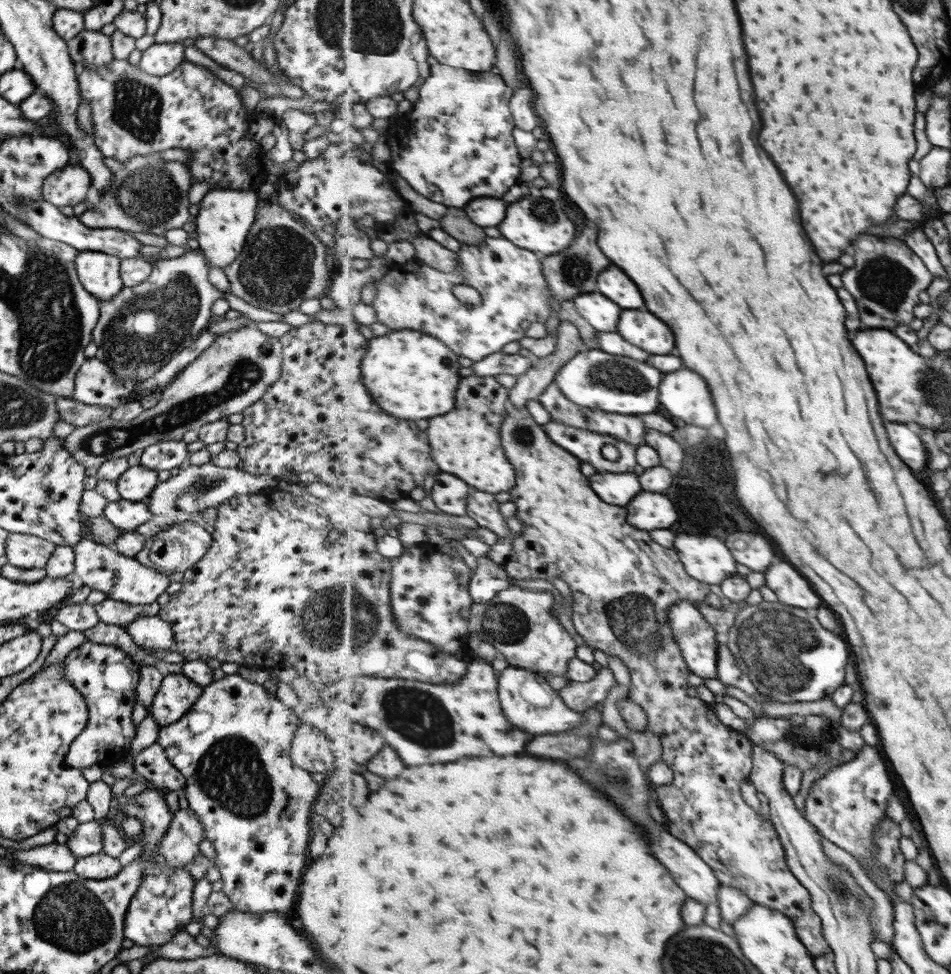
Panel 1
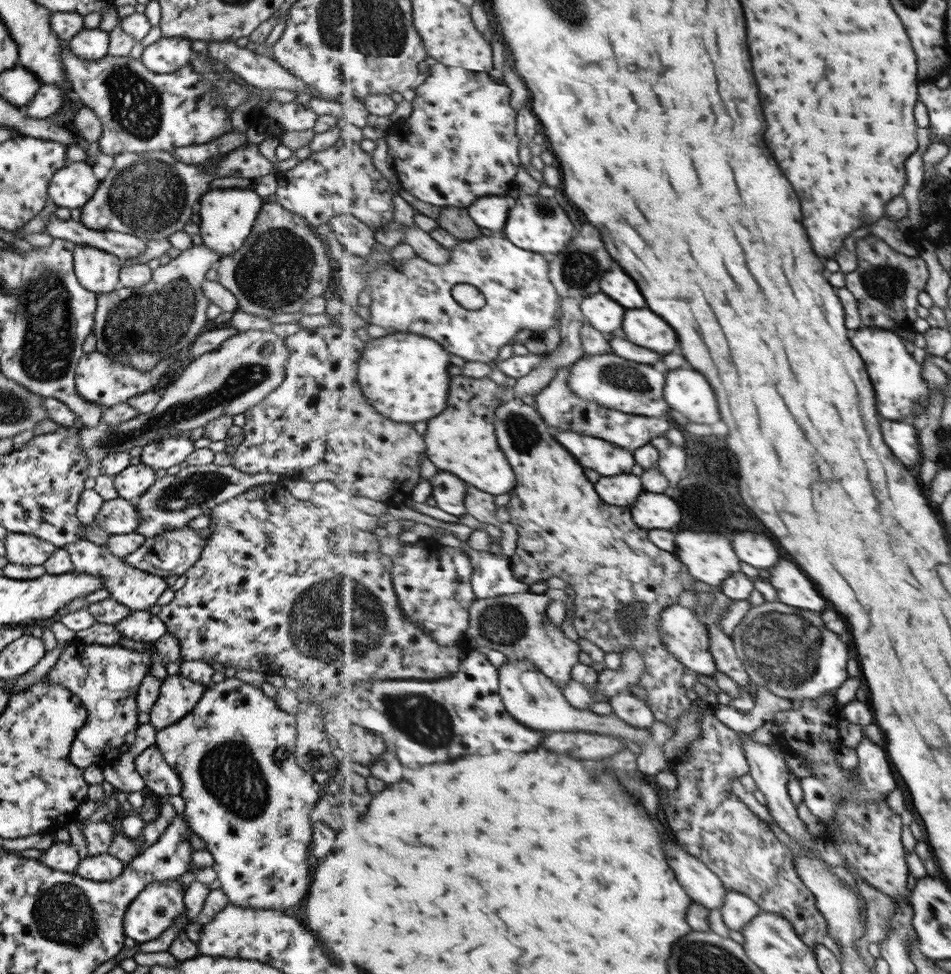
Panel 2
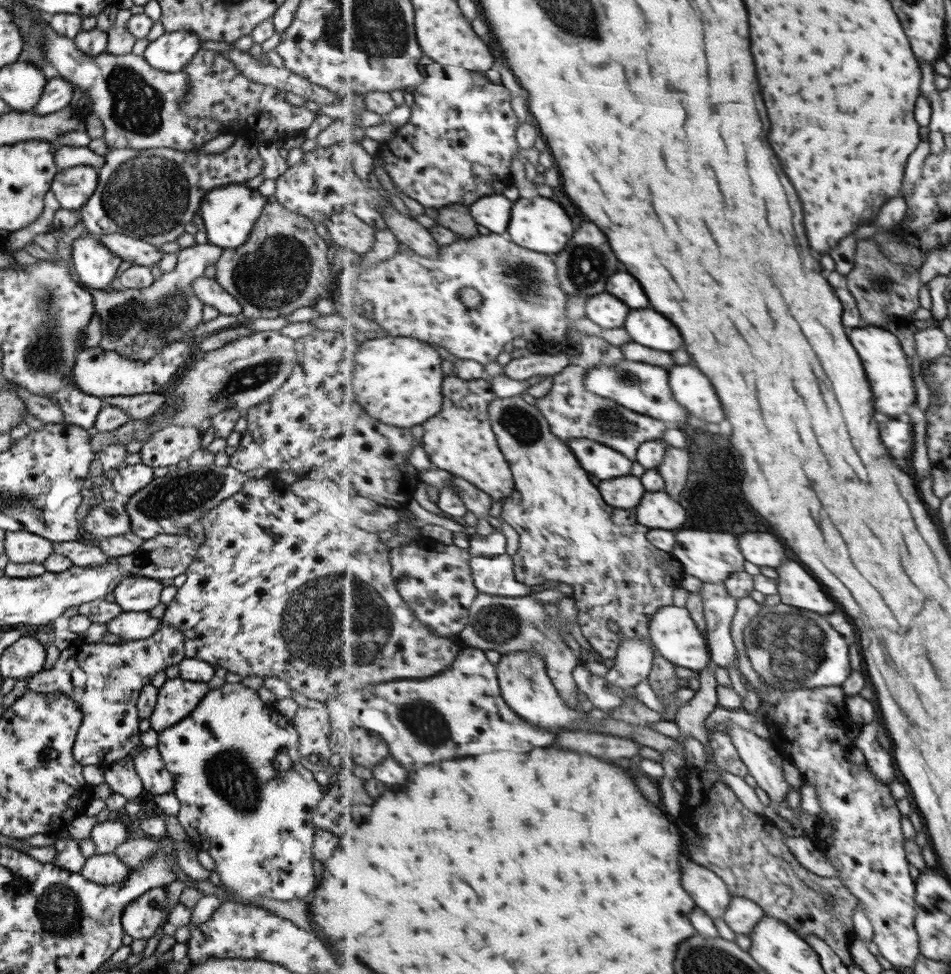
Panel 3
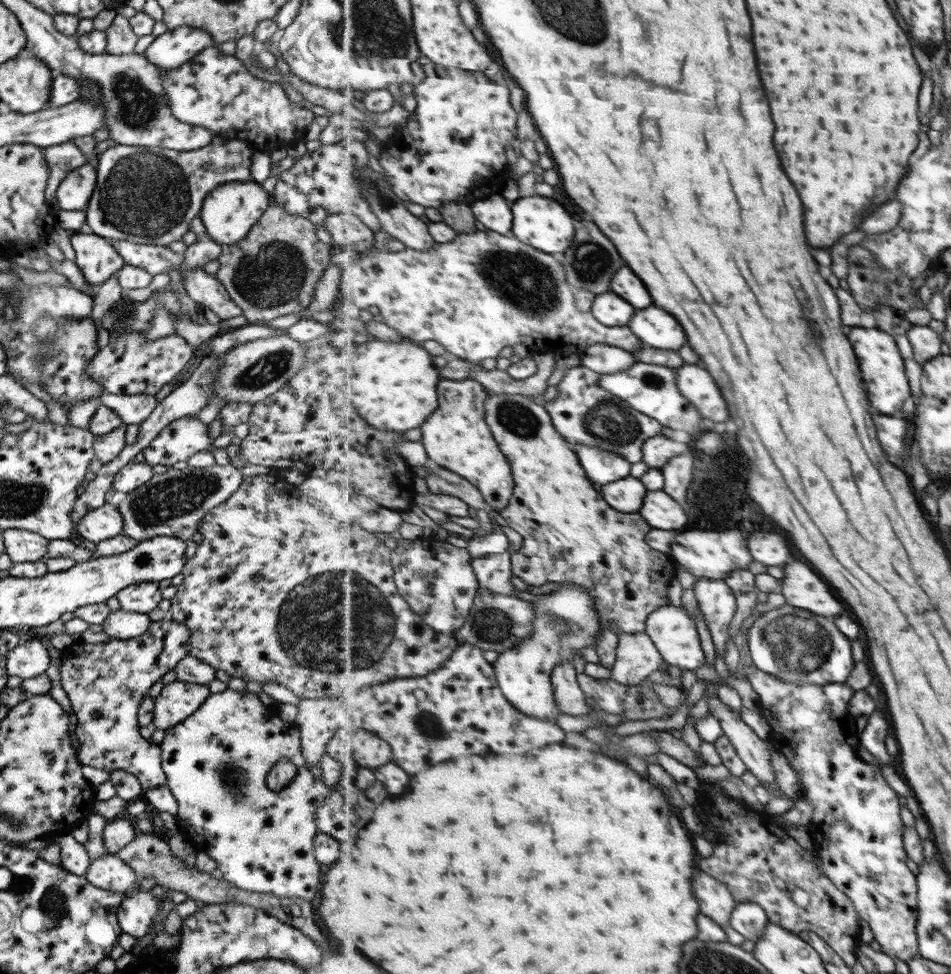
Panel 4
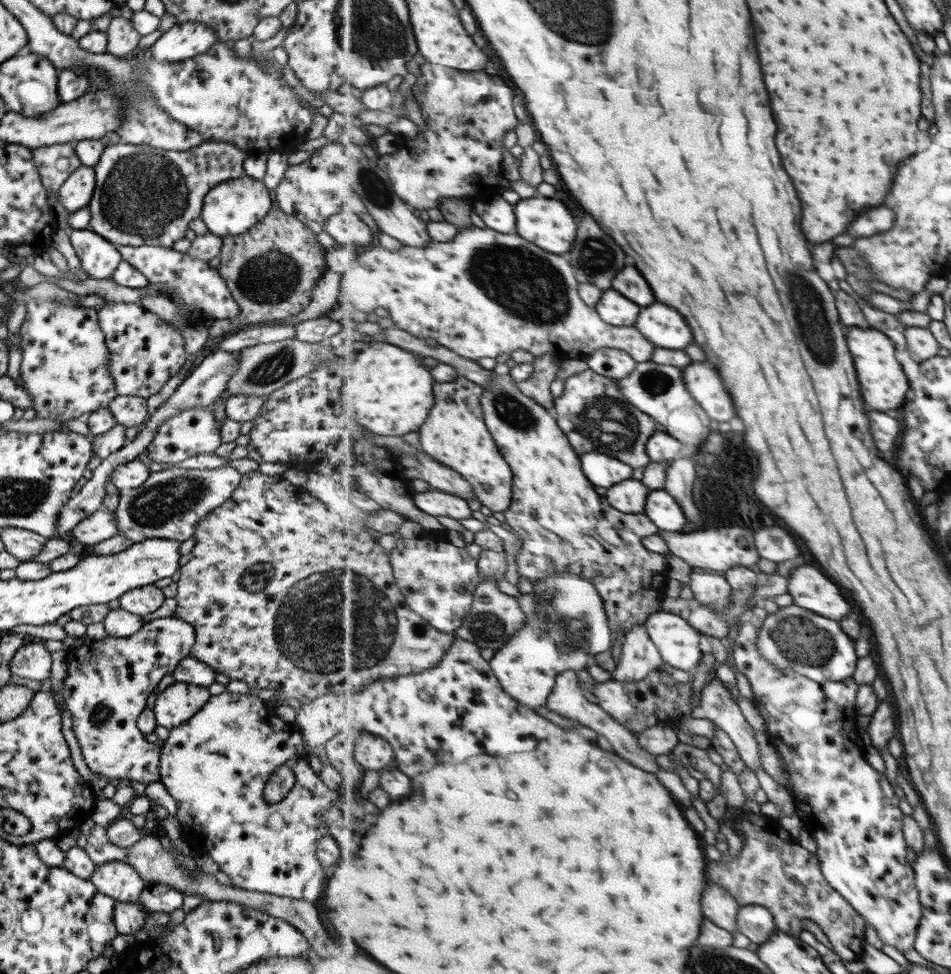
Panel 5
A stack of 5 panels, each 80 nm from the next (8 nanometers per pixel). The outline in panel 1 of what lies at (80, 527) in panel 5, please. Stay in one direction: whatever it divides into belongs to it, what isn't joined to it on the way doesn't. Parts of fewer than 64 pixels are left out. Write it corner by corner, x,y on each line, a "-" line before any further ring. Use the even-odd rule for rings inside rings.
120,499
117,502
107,501
101,516
121,533
130,533
134,532
134,529
140,524
149,522
153,515
149,513
145,502

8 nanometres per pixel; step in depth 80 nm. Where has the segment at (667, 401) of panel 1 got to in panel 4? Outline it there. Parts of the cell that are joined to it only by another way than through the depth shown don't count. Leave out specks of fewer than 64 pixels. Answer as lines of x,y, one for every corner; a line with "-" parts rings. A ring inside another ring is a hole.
685,364
677,369
679,390
702,412
702,415
714,422
729,420
729,406
713,380
713,376
695,364

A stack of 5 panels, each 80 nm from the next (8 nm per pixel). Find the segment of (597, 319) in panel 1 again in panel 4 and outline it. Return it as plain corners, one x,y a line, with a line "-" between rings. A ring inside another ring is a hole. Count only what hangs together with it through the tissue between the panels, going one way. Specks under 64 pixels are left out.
613,291
598,294
591,311
607,326
627,326
635,314
633,305

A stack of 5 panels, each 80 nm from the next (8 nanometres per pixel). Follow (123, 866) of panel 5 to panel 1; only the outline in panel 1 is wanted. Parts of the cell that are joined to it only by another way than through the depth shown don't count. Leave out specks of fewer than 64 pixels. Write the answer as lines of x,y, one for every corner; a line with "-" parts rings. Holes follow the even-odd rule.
99,851
97,854
76,858
72,871
84,879
103,880
117,874
121,867
116,858

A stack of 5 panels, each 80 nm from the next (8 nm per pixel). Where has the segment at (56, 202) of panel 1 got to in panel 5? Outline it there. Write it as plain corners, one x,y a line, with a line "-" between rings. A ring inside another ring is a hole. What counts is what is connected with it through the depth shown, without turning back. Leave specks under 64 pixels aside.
79,165
57,190
59,202
70,213
86,206
94,187
94,170
89,165

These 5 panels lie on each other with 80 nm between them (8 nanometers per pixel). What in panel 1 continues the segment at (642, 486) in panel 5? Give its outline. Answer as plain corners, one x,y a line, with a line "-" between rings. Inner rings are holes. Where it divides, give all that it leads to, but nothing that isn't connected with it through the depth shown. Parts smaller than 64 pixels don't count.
597,474
591,478
591,488
605,500
617,506
627,506
643,488
637,474

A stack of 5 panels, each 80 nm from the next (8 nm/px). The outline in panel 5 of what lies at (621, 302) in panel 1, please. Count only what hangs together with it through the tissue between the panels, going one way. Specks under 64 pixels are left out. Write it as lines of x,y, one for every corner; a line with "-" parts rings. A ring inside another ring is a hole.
637,268
621,270
613,280
613,289
618,290
639,306
651,306
655,302
655,294
649,282

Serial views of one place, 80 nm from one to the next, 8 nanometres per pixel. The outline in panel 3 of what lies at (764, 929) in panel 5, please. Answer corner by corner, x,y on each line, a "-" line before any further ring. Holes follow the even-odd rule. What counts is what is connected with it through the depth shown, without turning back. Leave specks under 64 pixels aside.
733,896
731,904
723,919
735,933
750,936
766,916
763,906
743,896

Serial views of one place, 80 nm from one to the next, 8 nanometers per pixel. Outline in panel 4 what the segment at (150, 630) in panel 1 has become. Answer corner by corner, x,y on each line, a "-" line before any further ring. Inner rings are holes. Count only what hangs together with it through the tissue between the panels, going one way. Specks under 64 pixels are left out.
125,610
111,612
102,624
102,631
111,639
127,640
143,634
151,624
148,616

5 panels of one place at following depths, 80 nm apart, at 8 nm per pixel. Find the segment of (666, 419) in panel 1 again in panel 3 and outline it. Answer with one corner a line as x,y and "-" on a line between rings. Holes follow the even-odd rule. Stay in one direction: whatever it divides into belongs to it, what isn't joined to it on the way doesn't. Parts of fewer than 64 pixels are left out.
582,363
568,366
563,372
554,376
550,393
537,399
535,405
543,411
550,422
551,430
560,439
567,442
572,438
591,438
637,460
639,446
649,440
661,439
669,426
657,418
629,410
614,399
592,393
585,384
587,373
588,367

